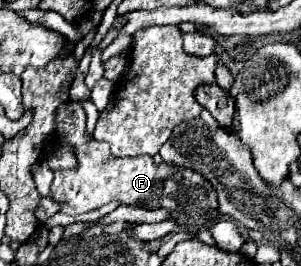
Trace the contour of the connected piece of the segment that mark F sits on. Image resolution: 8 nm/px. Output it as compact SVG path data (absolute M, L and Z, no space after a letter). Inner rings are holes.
M62 102L56 110L56 134L62 146L70 146L78 160L78 166L72 170L58 170L54 172L54 180L50 186L50 198L60 204L60 212L78 216L90 210L96 210L110 202L120 202L134 208L144 208L146 204L152 208L160 206L164 196L164 184L176 174L176 164L162 162L154 164L150 156L126 156L114 158L108 152L106 142L96 142L90 138L86 130L86 112L84 108L74 102Z

